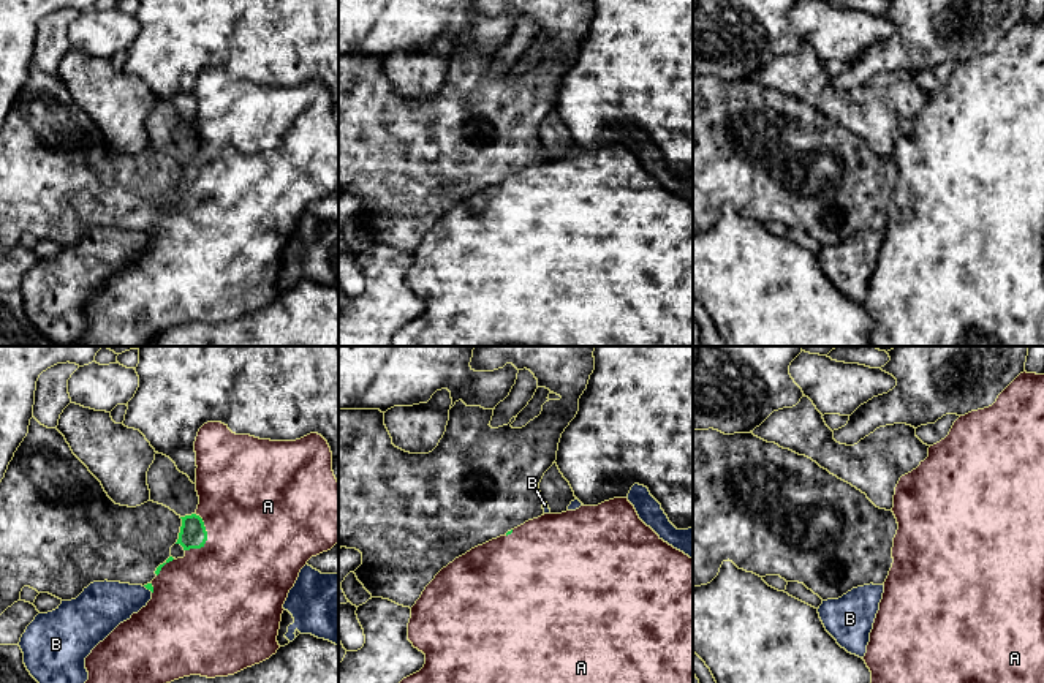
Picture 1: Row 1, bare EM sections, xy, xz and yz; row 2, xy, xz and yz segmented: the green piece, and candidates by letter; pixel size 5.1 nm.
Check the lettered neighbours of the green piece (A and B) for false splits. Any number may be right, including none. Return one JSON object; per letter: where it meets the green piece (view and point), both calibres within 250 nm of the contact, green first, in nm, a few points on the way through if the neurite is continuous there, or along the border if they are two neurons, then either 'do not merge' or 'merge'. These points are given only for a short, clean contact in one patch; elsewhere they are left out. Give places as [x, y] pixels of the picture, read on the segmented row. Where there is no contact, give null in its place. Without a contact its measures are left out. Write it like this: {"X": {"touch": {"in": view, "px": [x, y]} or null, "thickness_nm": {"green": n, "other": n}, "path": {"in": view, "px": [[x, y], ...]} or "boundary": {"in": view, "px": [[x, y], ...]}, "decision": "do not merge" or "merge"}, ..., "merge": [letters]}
{"A": {"touch": {"in": "xy", "px": [206, 538]}, "thickness_nm": {"green": 140, "other": 500}, "decision": "merge"}, "B": {"touch": {"in": "xy", "px": [149, 588]}, "thickness_nm": {"green": 30, "other": 240}, "boundary": {"in": "xy", "px": [[144, 585], [152, 592]]}, "decision": "do not merge"}, "merge": ["A"]}

